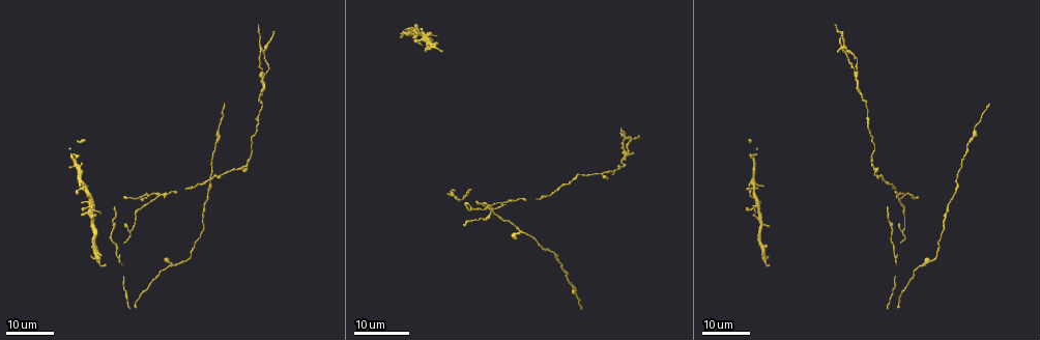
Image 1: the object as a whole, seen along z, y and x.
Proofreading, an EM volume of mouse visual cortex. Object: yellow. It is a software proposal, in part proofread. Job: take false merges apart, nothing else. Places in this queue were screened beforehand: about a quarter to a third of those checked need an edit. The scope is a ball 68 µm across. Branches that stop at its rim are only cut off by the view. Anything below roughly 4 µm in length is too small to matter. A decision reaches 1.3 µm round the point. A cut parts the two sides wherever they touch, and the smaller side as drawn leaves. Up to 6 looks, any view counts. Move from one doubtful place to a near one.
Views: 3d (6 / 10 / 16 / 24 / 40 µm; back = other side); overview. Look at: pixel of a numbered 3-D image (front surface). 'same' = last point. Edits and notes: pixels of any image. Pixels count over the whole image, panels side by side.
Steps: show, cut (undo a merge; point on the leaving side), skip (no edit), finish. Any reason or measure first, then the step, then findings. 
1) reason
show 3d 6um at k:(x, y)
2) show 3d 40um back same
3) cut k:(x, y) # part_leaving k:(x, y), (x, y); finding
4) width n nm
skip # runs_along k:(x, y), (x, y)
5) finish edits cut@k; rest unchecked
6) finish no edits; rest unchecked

calibre changes
show 3d 16um at 1:(220, 175)

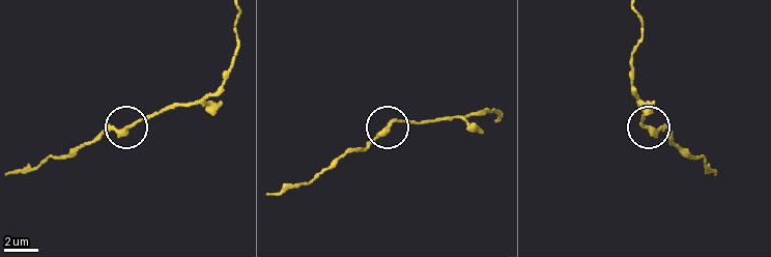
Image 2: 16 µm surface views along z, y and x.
show 3d 6um at 2:(130, 126)

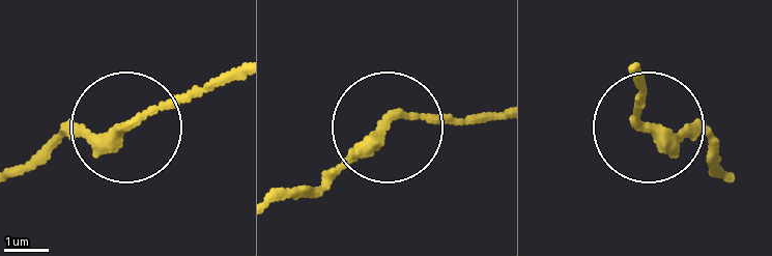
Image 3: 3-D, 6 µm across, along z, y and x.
show 3d 6um back at 3:(123, 129)

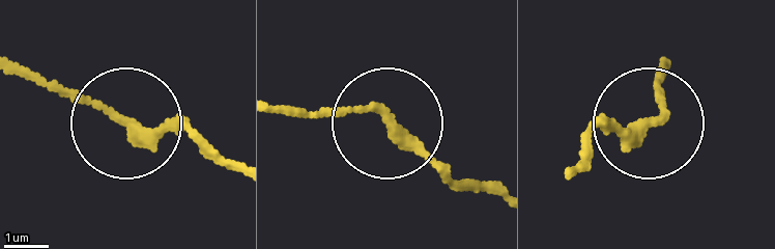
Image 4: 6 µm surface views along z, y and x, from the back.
arms 3
skip # one cell here

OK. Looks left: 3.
two arms in line, one across
show 3d 24um at 1:(261, 75)

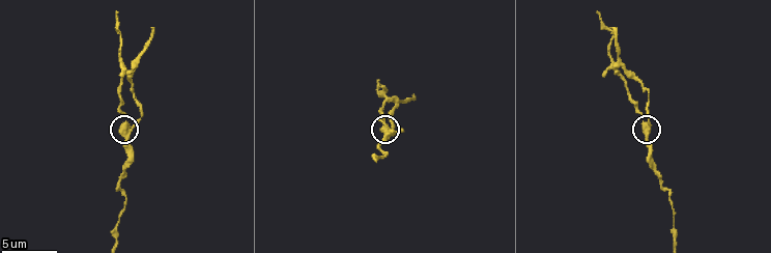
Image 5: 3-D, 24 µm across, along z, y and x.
show 3d 10um at 5:(127, 130)

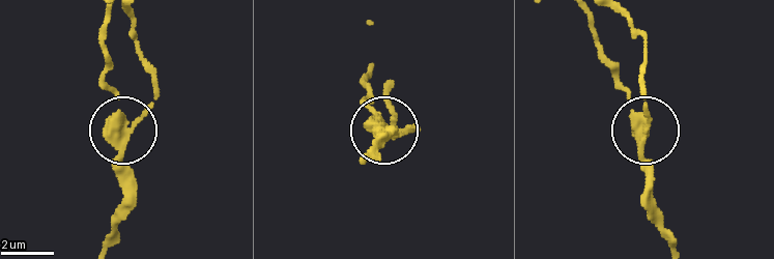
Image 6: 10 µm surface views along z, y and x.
arms 3
cut 6:(152, 106) # part_leaving 6:(127, 138), (154, 93), (154, 74), (134, 21); a second cell is stuck on

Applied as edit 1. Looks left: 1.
finish edits cut@6; rest unchecked

